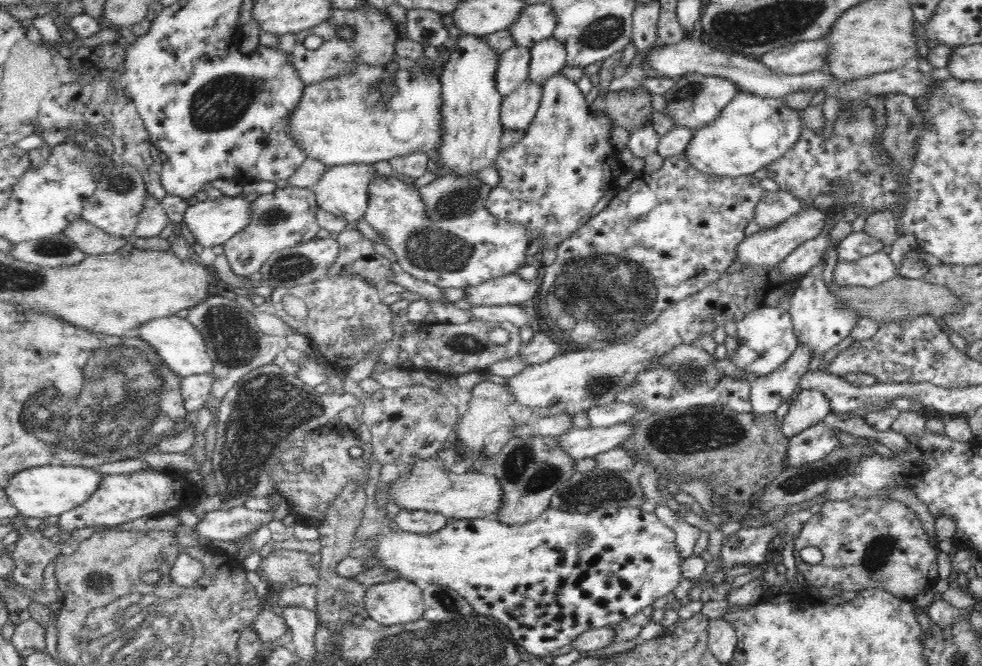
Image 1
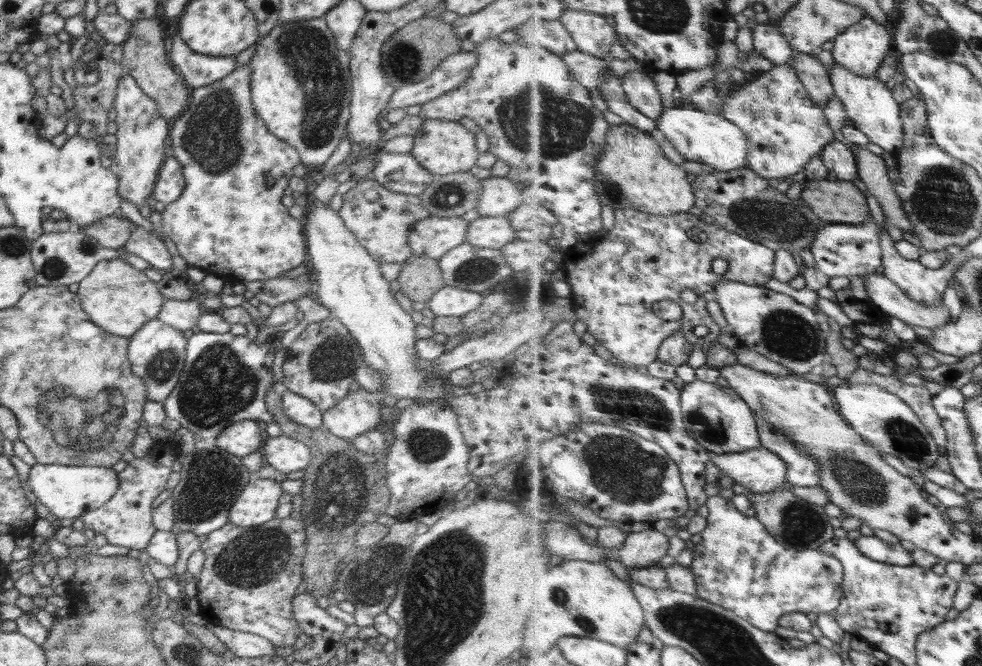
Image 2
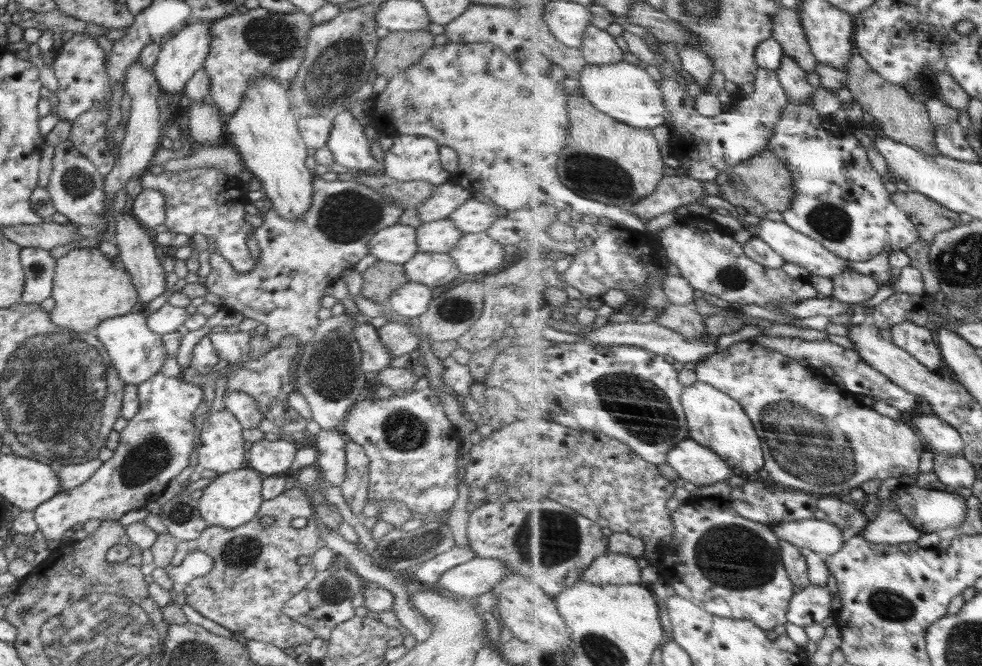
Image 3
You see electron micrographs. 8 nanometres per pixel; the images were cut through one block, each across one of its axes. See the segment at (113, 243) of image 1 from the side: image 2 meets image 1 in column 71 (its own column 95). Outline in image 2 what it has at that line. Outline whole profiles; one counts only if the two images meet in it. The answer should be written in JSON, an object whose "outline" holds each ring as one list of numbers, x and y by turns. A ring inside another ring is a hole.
{"outline":[[121,214,105,217,94,225,86,226,81,230,90,237,94,237,102,246,116,249,128,242,130,234,134,232,136,224]]}

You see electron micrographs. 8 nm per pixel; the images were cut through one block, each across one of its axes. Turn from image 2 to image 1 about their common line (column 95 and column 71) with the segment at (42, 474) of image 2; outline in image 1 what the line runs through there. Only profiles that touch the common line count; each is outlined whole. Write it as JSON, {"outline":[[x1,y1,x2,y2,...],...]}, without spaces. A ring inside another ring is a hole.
{"outline":[[34,466,14,474,4,490,19,514,43,519,48,516,60,516,86,502,96,492,102,478,102,473,83,466]]}

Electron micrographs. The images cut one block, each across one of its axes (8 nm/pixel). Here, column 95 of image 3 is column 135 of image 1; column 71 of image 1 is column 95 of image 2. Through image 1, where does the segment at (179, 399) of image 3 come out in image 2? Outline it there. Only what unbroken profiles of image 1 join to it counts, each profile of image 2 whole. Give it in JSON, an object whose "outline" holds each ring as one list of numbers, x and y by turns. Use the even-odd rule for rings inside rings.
{"outline":[[175,441,154,443,146,456,134,458,128,462,124,470,118,472,118,490,104,506,80,516,84,526,89,528,91,533,102,534,110,544,144,551,157,530,153,523,152,502,166,490,166,481,172,472,172,464,181,458,181,448]]}

